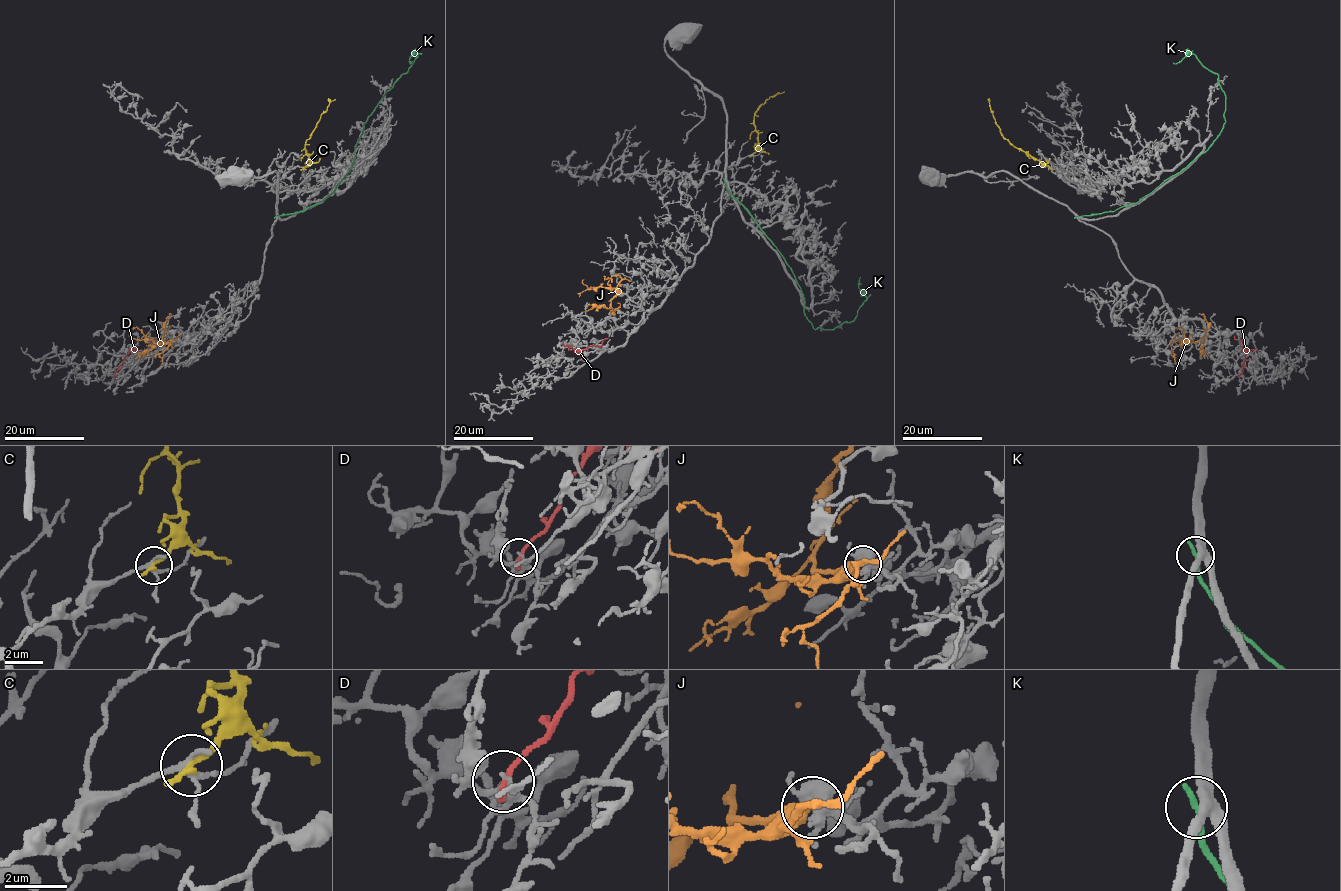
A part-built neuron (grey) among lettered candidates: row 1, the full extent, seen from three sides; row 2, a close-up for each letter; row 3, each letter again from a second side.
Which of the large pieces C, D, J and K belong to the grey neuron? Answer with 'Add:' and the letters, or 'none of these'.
Add: J

